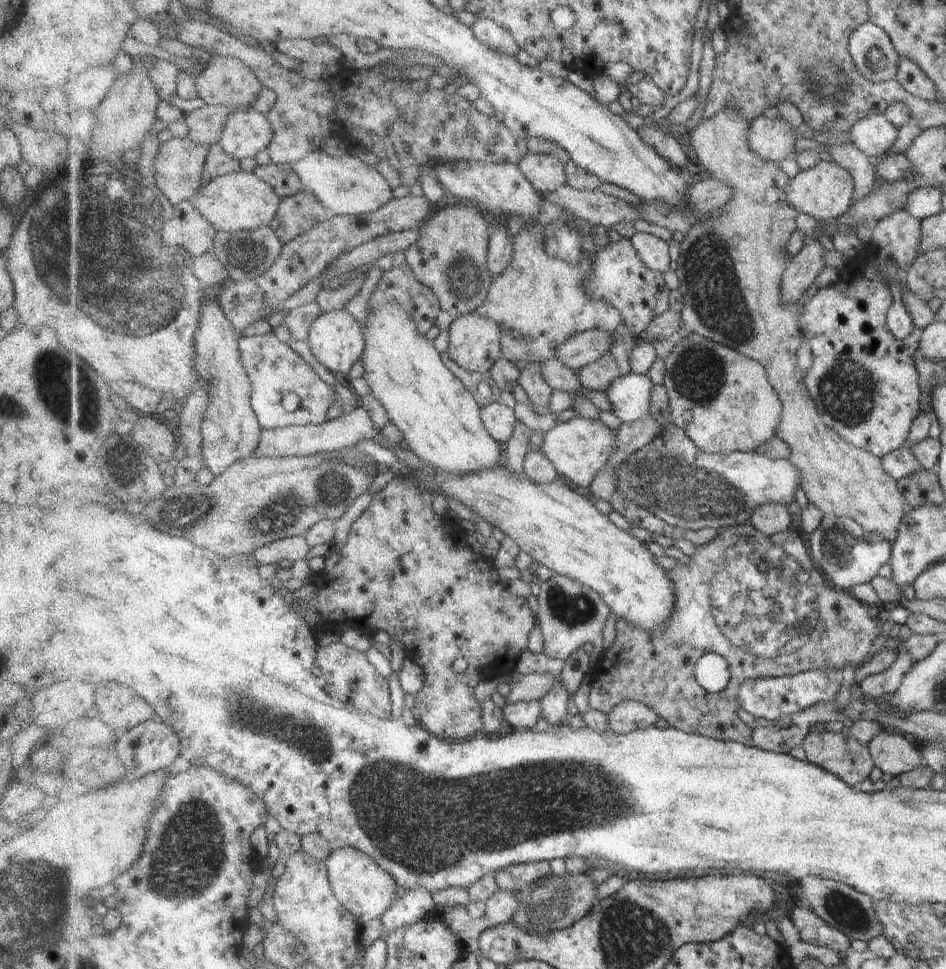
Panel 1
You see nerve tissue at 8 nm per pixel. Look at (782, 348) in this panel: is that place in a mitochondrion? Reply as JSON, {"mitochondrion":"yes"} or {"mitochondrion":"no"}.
{"mitochondrion":"no"}

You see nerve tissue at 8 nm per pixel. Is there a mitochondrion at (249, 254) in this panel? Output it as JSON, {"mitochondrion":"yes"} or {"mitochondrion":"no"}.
{"mitochondrion":"yes"}

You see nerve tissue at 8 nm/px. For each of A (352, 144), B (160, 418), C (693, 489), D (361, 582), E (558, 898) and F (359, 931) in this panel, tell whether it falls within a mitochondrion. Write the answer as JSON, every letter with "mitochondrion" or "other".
{"A":"other","B":"other","C":"mitochondrion","D":"other","E":"mitochondrion","F":"other"}

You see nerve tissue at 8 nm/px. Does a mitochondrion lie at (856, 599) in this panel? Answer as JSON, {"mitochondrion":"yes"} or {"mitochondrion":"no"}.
{"mitochondrion":"no"}

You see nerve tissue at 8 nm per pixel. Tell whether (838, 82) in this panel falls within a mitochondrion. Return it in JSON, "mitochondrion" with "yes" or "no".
{"mitochondrion":"yes"}

